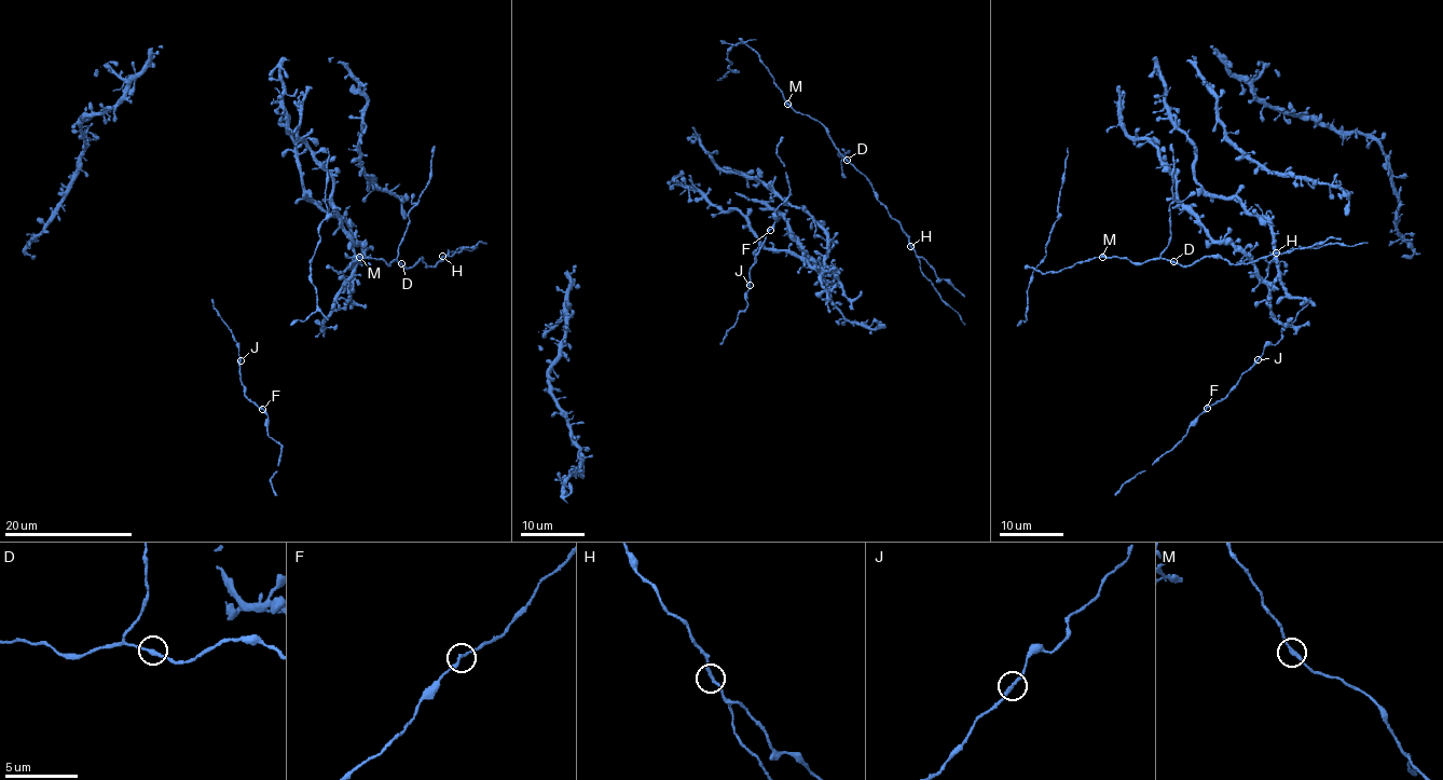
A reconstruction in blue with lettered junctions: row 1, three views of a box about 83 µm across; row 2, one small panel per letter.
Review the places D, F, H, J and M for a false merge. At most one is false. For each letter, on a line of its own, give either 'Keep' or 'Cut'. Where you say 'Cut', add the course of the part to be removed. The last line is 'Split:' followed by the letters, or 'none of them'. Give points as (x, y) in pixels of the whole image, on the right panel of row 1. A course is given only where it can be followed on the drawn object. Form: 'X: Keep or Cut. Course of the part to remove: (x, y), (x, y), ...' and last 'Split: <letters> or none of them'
D: Keep
F: Keep
H: Keep
J: Keep
M: Keep
Split: none of them

